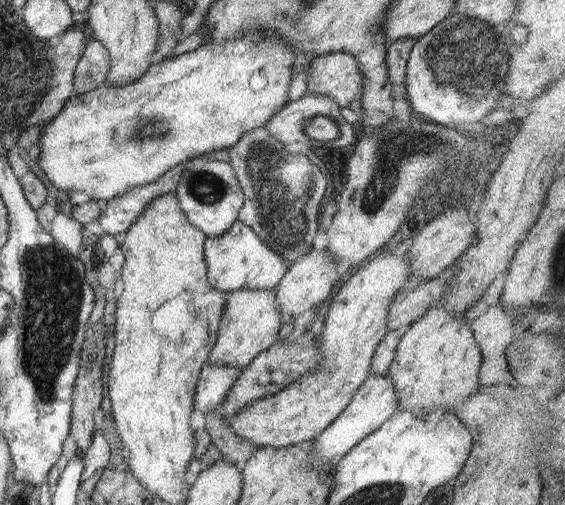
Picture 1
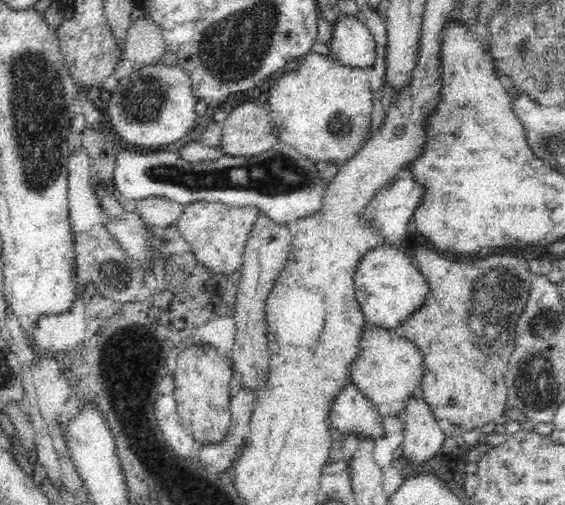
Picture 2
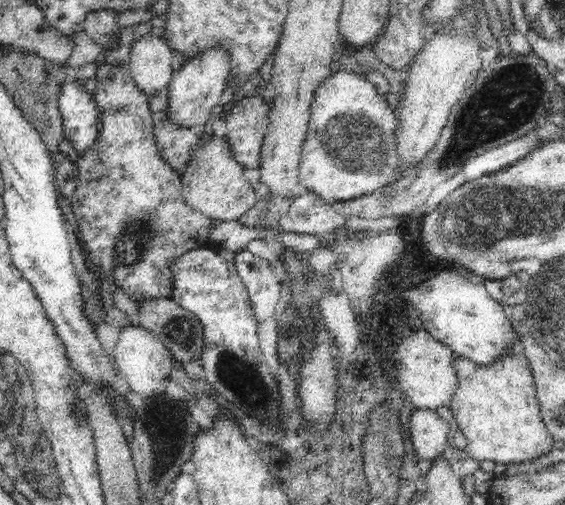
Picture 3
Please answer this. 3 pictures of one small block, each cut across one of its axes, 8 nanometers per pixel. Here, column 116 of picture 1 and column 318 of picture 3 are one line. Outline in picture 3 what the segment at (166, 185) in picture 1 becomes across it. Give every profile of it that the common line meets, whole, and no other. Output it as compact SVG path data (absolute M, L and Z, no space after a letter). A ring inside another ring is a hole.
M302 189L286 214L280 215L278 224L286 232L323 236L344 225L346 220L332 209L332 204Z

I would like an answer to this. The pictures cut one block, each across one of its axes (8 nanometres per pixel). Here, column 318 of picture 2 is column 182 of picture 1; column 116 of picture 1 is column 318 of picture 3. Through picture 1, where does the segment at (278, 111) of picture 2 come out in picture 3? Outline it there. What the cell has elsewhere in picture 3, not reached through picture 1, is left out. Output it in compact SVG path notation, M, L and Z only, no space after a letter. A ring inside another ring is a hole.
M330 73L314 92L307 134L298 164L301 189L334 204L360 198L400 178L394 132L396 115L376 86L358 73Z

